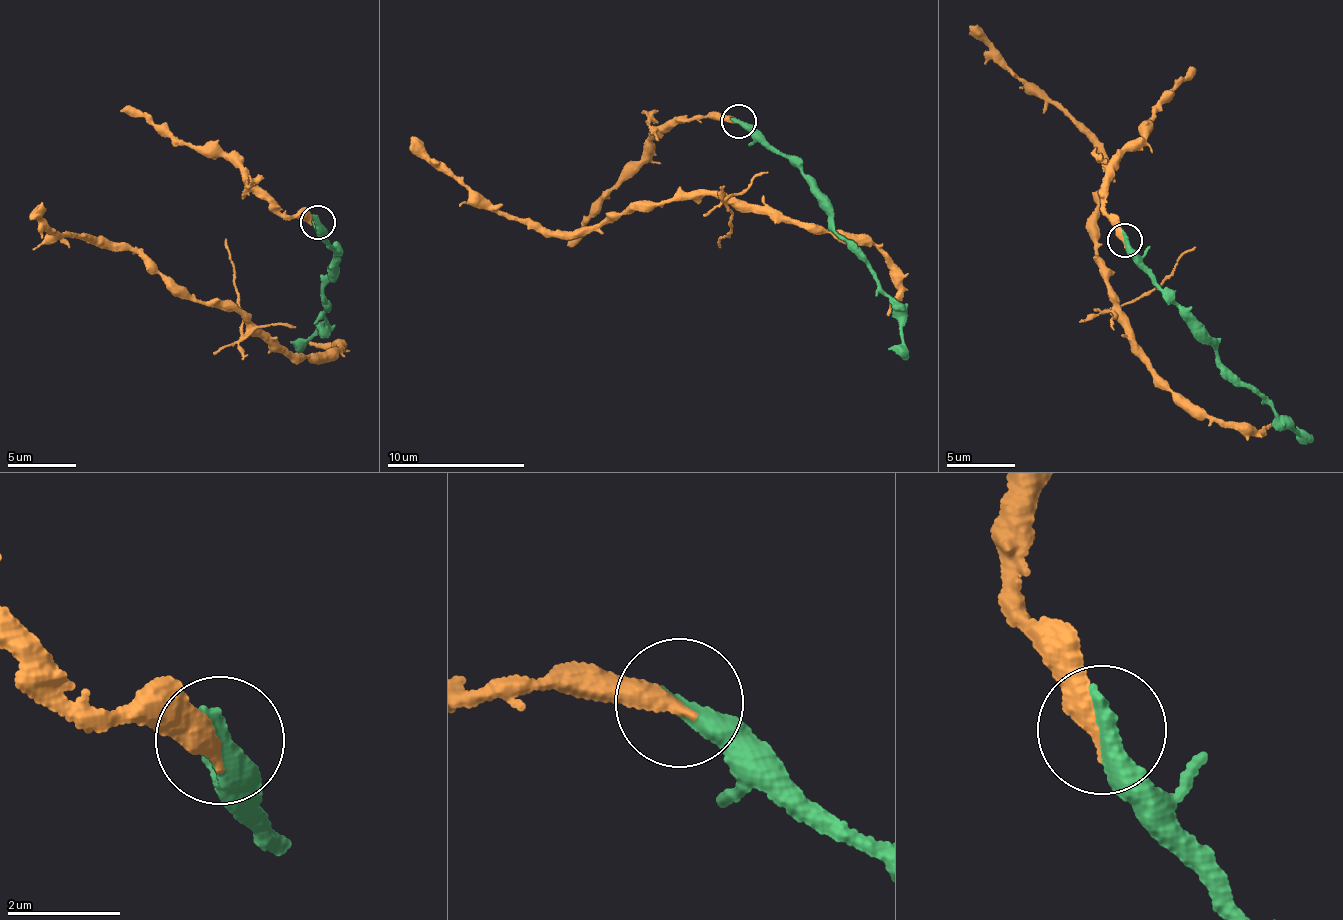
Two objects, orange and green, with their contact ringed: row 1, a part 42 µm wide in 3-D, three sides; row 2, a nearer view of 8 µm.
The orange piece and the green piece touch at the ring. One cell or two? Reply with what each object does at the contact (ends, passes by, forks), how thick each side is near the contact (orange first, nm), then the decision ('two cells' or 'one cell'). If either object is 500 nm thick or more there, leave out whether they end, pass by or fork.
orange ends there; green ends there; 420 nm thick on the orange side, 440 nm on the other; one cell

